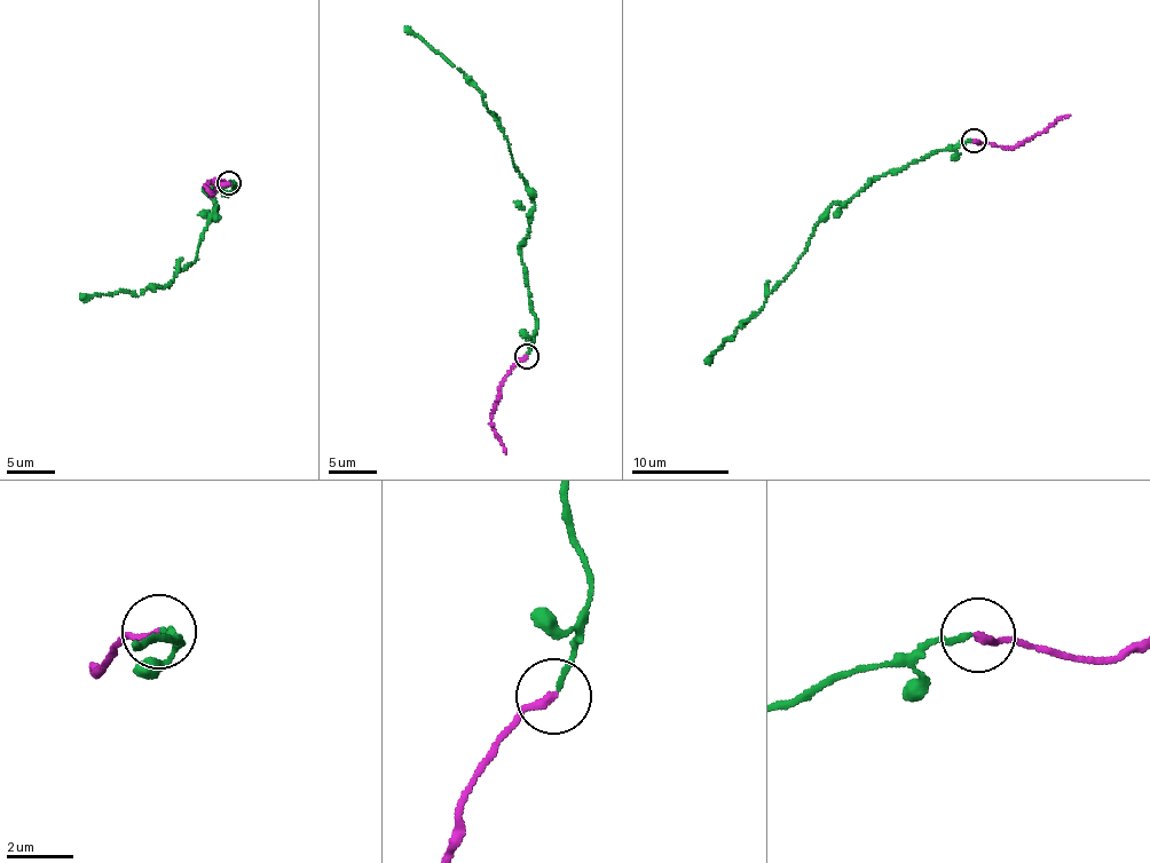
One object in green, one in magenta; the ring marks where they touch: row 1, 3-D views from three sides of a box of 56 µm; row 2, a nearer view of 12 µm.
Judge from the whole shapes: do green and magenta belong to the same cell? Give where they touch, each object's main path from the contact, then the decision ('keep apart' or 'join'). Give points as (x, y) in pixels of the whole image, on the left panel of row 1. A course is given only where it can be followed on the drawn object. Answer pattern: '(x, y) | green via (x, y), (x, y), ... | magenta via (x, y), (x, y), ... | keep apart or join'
(229, 182) | green via (229, 182), (234, 185), (206, 188), (218, 207), (194, 262), (168, 283), (138, 297), (116, 292), (80, 299) | magenta via (229, 182), (220, 184), (213, 196), (205, 185), (225, 181) | join

